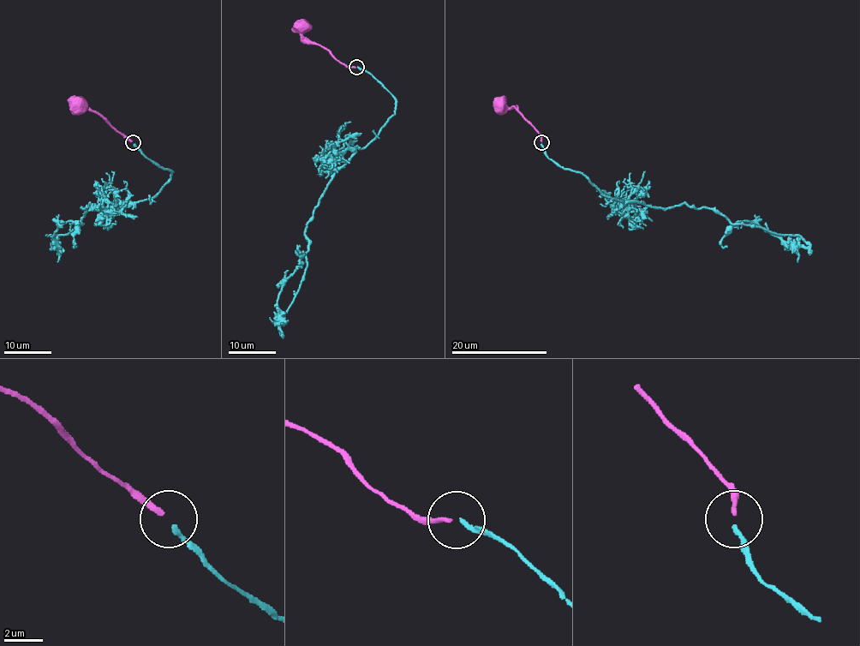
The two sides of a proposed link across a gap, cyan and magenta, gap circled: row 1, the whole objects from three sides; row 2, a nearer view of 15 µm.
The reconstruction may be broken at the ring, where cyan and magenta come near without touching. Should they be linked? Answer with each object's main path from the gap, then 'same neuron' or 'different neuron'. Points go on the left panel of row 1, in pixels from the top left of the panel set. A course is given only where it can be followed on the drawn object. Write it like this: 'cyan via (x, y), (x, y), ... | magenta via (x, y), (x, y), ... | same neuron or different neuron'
cyan via (134, 143), (171, 178), (140, 202), (80, 208), (82, 224), (56, 242), (53, 236), (73, 221), (76, 247) | magenta via (132, 141), (101, 116), (79, 108), (77, 102) | different neuron

